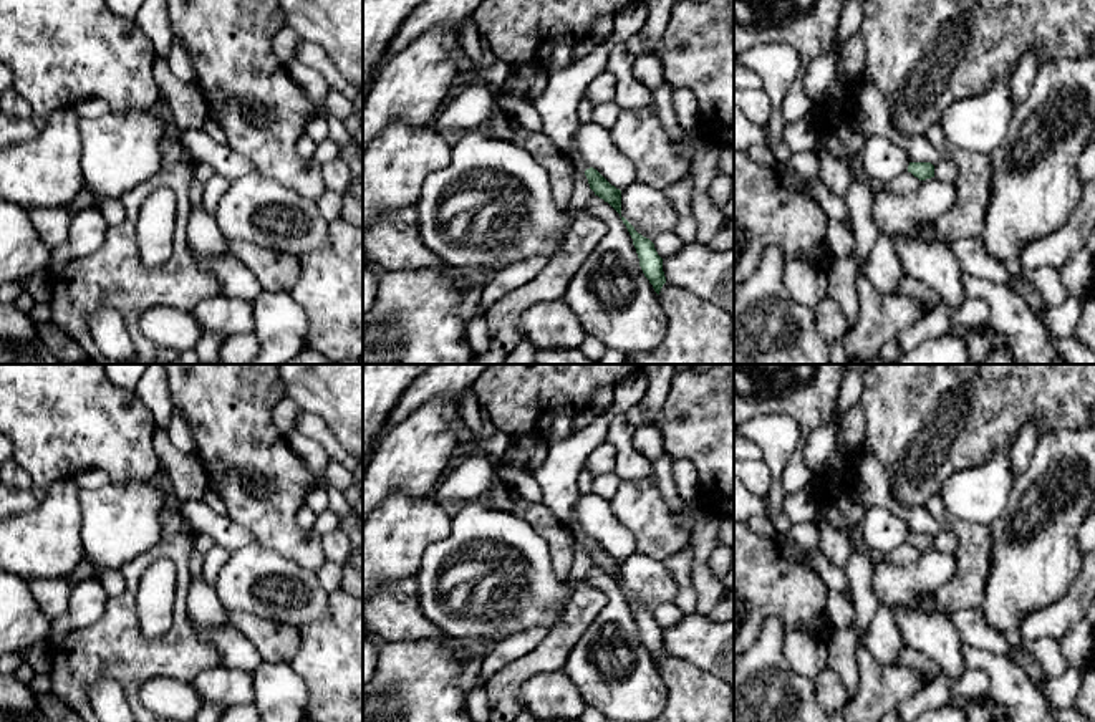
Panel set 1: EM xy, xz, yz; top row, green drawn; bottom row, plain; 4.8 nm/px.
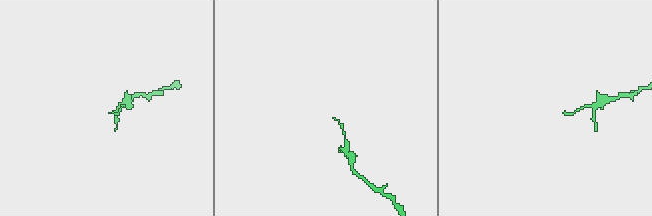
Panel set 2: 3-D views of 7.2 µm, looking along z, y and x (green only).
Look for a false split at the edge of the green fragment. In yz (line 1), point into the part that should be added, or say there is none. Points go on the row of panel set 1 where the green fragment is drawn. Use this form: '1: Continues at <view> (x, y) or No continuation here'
1: No continuation here

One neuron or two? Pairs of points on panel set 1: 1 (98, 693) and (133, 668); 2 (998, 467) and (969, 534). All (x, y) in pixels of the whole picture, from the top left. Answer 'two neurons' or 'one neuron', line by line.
1: two neurons
2: two neurons

